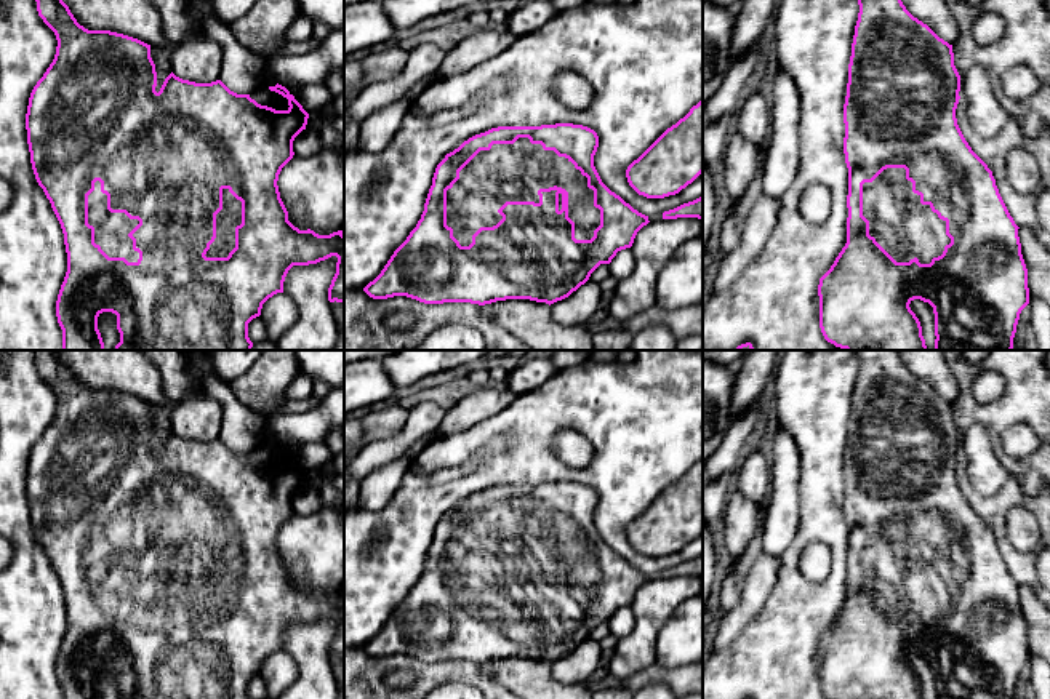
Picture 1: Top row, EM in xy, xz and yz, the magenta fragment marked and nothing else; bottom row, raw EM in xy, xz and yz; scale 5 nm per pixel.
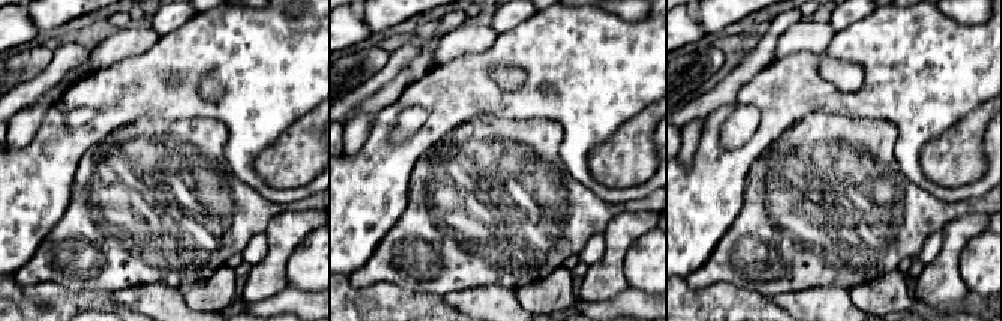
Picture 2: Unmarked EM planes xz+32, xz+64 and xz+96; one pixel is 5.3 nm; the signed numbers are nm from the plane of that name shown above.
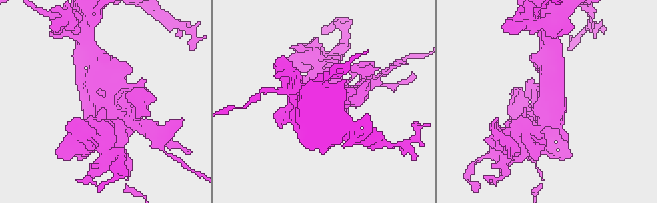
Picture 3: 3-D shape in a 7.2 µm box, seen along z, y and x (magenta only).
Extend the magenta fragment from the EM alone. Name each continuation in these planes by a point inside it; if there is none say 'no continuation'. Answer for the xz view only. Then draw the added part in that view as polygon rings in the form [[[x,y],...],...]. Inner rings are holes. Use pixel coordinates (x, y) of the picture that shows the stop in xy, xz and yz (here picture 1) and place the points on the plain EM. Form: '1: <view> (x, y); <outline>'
1: xz (516, 530); [[[528,496],[493,502],[459,529],[459,537],[447,549],[447,584],[461,605],[469,605],[480,585],[493,585],[503,577],[498,568],[506,560],[539,561],[538,549],[554,544],[568,550],[575,597],[591,598],[600,584],[600,568],[594,565],[587,536],[568,517]]]

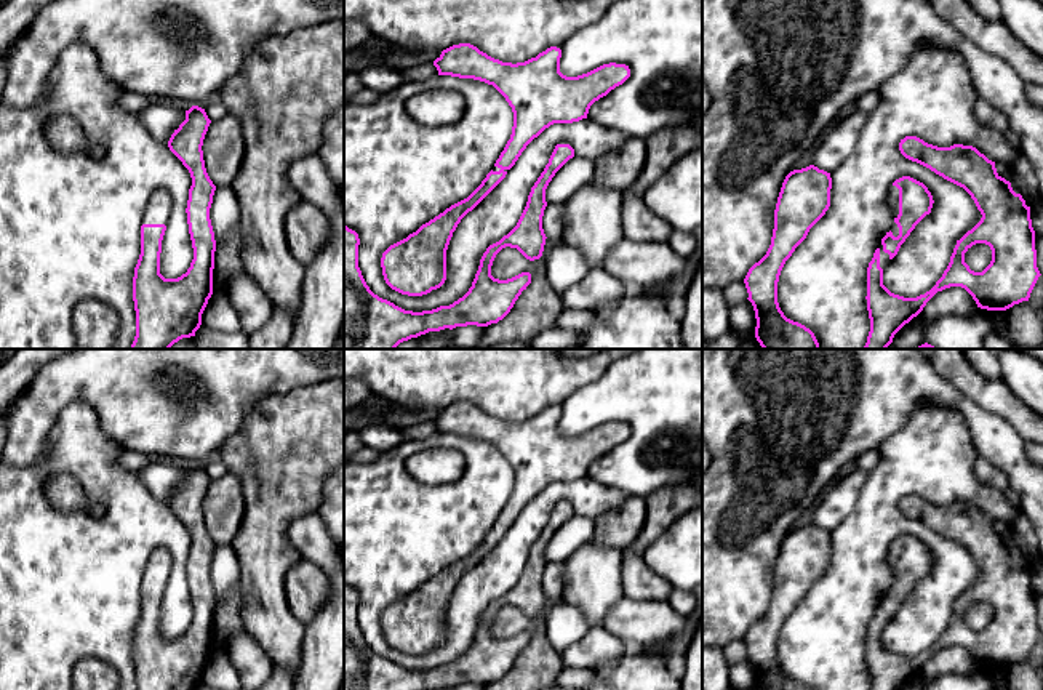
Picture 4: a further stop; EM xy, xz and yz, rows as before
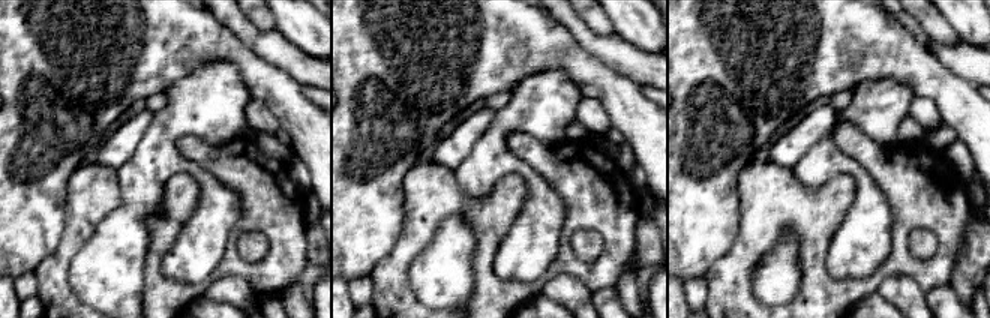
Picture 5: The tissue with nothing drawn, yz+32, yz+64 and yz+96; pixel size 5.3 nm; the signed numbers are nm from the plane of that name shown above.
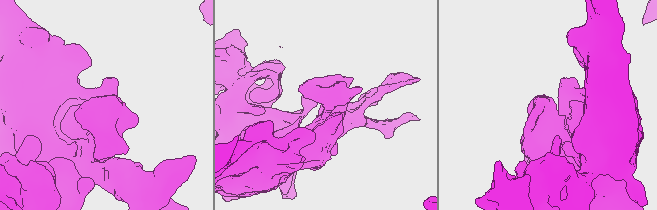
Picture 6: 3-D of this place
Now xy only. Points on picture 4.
1: xy (159, 564); [[[157,548],[150,552],[144,573],[142,583],[168,583],[170,572],[173,567],[173,557],[168,549]]]

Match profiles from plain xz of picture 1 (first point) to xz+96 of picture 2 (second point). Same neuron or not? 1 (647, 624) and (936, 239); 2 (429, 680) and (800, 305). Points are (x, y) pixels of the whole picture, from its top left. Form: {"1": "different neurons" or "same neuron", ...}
{"1": "different neurons", "2": "different neurons"}

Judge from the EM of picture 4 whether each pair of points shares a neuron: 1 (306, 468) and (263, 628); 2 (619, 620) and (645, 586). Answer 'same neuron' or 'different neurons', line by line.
1: same neuron
2: different neurons

